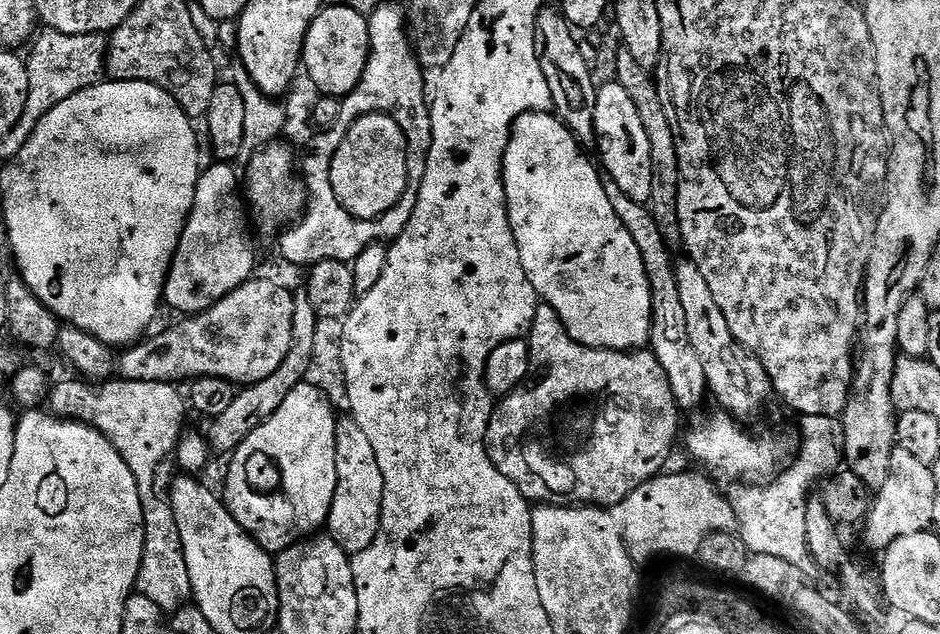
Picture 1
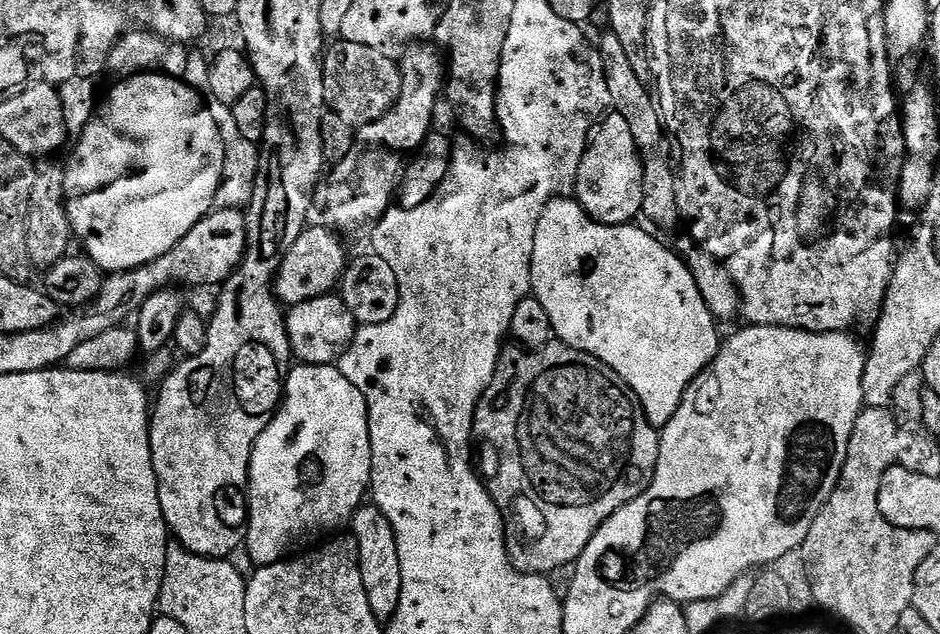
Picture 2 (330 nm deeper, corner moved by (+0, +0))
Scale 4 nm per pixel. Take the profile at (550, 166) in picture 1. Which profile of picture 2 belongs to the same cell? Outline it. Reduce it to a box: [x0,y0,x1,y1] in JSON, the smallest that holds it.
[532,198,722,430]

